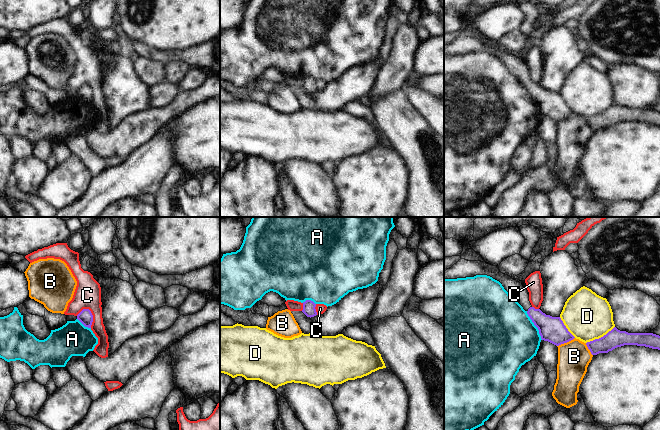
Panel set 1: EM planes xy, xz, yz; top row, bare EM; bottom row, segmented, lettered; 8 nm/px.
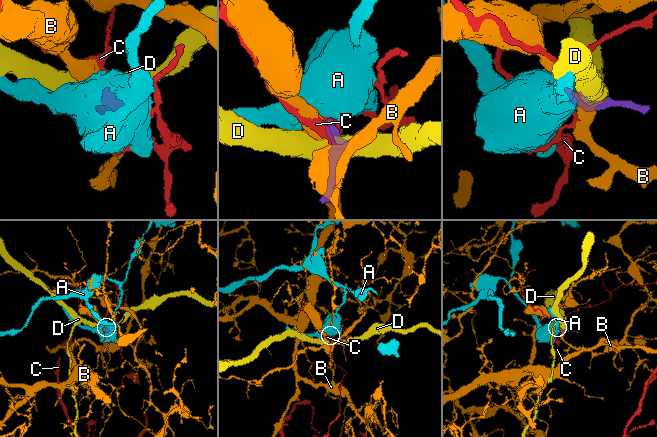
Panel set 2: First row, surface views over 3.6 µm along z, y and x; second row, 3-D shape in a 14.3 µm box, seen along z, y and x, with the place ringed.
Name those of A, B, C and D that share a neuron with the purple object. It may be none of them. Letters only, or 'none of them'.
none of them

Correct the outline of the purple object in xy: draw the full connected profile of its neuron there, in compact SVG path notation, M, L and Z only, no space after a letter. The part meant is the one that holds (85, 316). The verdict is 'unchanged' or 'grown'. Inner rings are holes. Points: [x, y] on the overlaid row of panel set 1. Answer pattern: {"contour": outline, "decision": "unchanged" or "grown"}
{"contour": "M83 309L78 315L77 319L88 328L91 328L93 322L93 315L89 309Z", "decision": "unchanged"}

